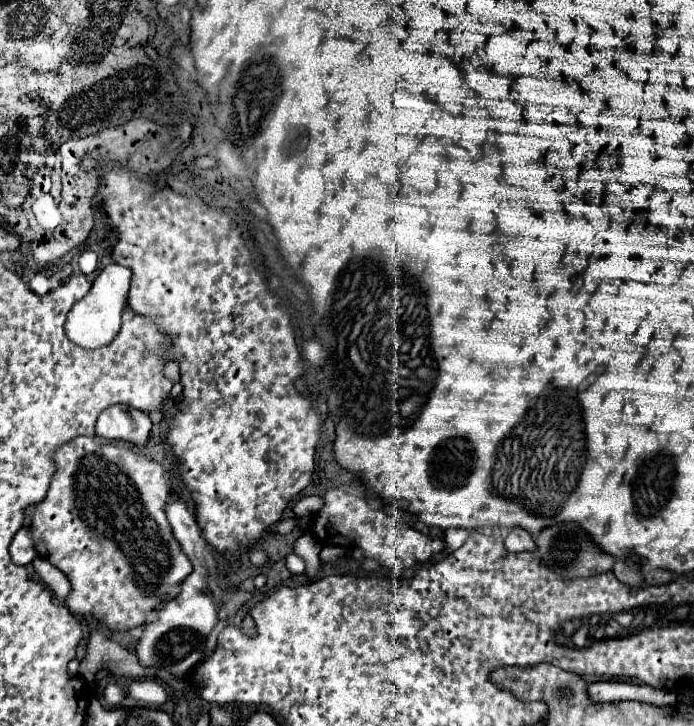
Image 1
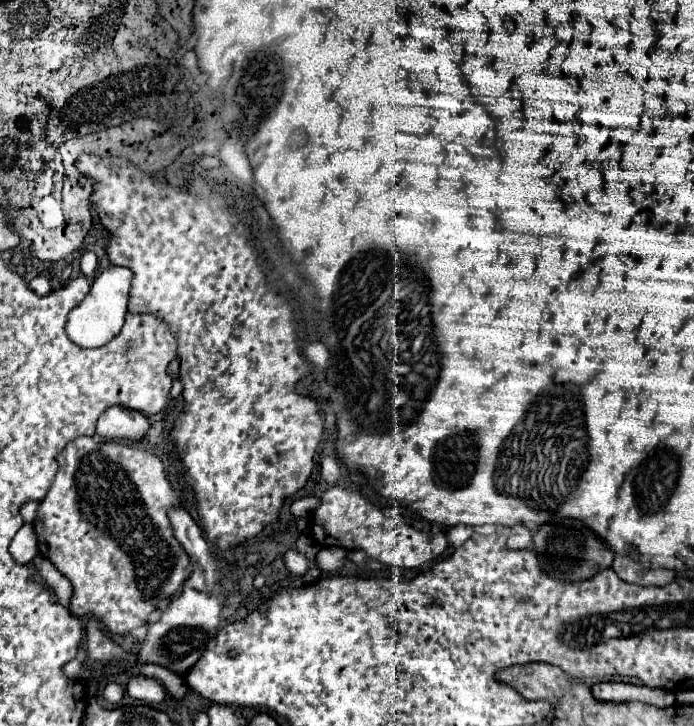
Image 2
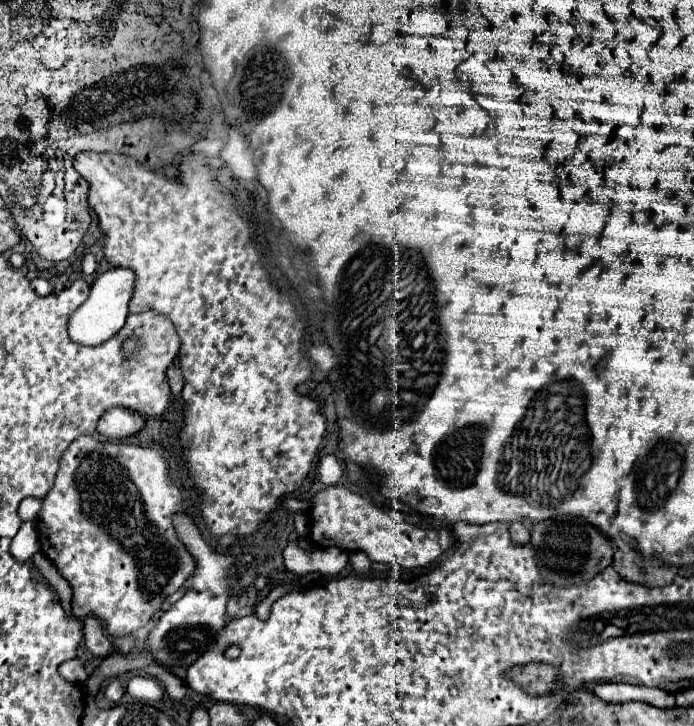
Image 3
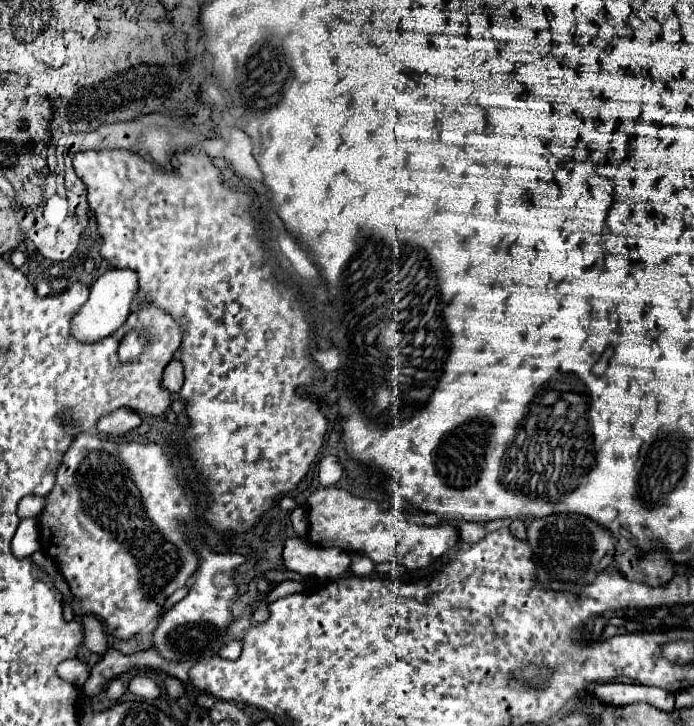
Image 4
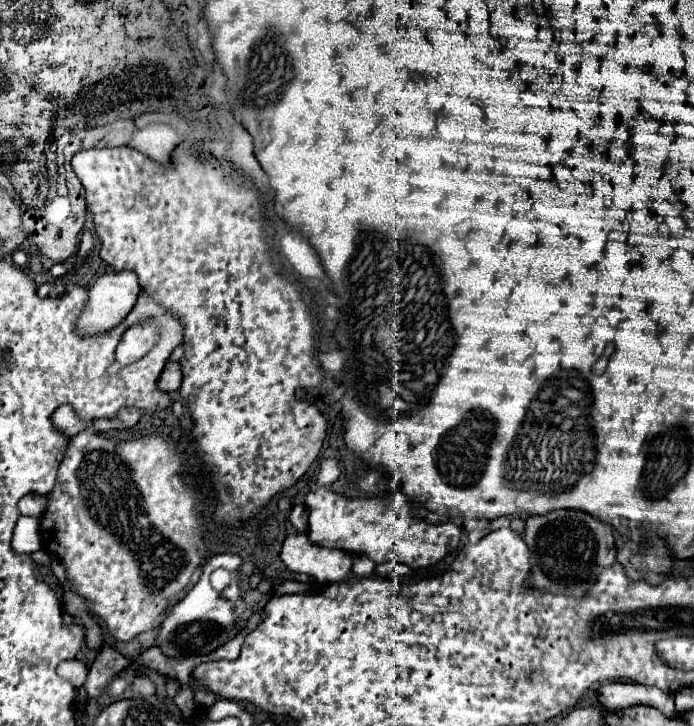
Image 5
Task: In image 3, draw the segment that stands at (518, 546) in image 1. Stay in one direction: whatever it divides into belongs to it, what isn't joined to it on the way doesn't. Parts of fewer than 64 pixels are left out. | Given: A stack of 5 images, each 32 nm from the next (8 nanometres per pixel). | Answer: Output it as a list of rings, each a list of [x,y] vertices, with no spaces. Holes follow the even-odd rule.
[[[516,522],[510,526],[510,538],[512,538],[512,544],[530,546],[530,528],[522,522]]]

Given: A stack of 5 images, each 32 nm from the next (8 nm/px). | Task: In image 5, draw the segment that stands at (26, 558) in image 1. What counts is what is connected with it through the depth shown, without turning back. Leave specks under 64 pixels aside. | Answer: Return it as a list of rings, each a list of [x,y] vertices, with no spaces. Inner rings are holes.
[[[22,516],[16,524],[14,538],[12,538],[12,548],[22,554],[32,554],[42,548],[40,544],[40,520]]]

